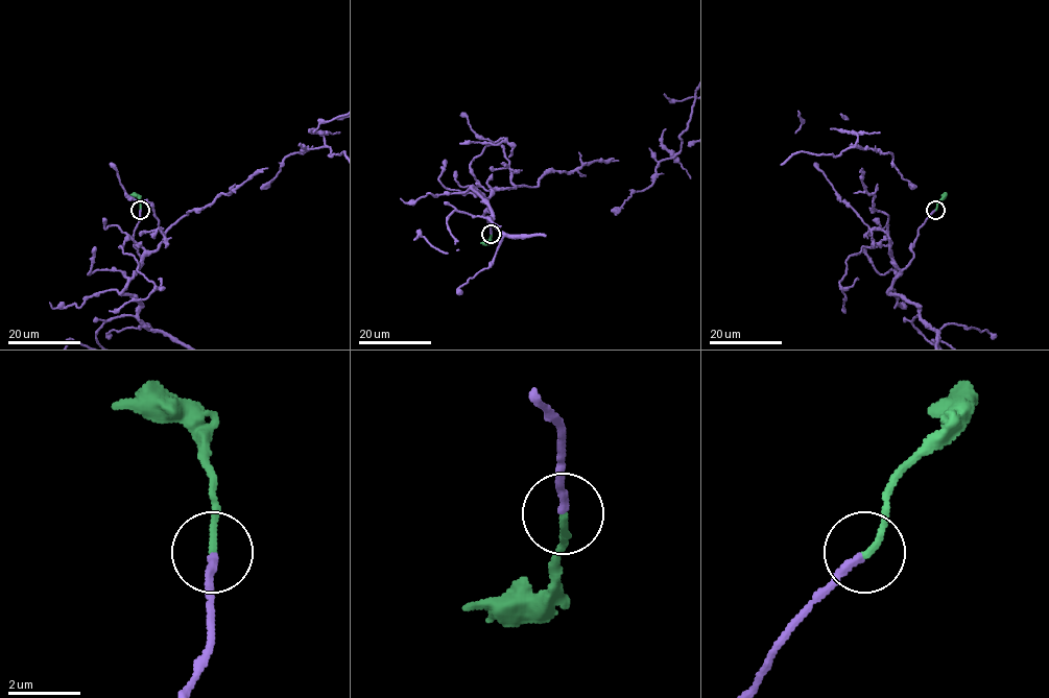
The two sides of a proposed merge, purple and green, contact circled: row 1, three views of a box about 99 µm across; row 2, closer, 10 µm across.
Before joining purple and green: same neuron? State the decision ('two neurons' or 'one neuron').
one neuron

